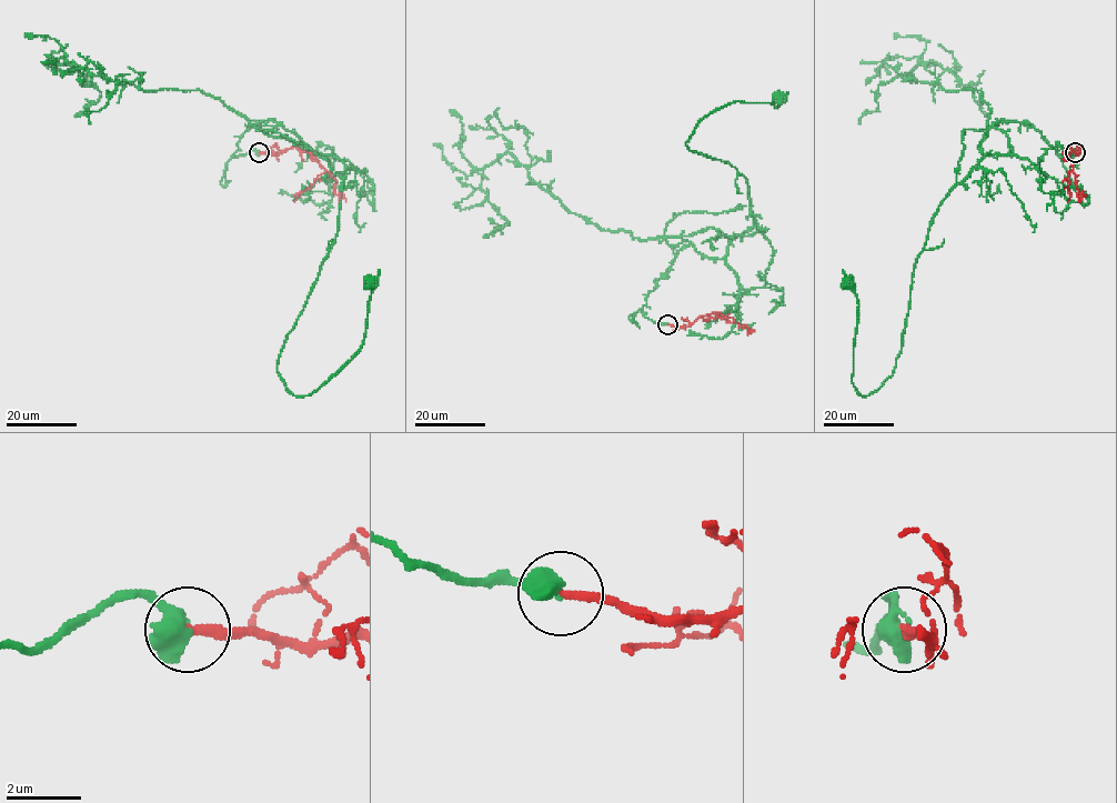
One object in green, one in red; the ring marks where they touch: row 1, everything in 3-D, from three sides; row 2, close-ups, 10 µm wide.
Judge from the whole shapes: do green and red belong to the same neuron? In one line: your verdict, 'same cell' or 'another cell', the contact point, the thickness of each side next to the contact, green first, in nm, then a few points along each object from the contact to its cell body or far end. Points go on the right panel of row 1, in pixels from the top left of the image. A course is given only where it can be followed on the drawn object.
another cell; place (1075, 152); calibres 650 and 240 nm; course green (1075, 152), (996, 121), (1008, 151), (984, 156), (942, 202), (896, 367), (869, 394), (852, 377), (848, 281); course red (1075, 152), (1067, 147), (1063, 153), (1073, 169), (1067, 177), (1067, 201)

